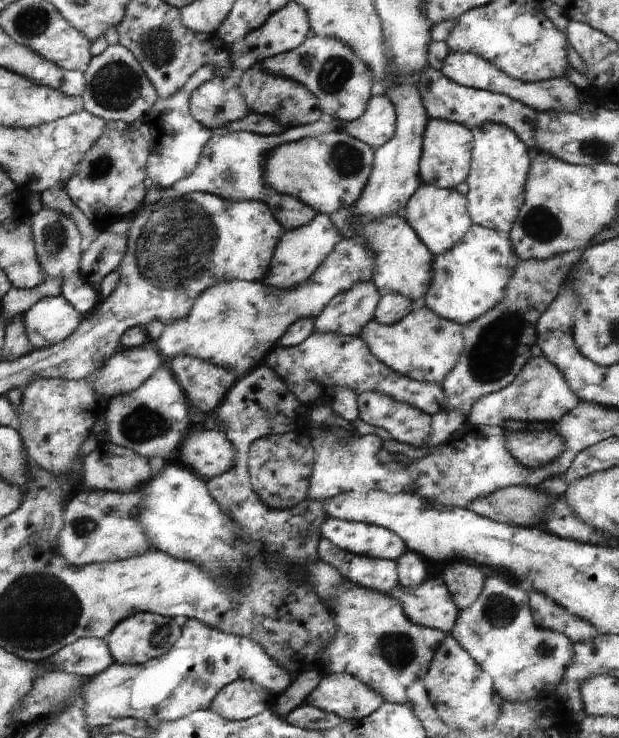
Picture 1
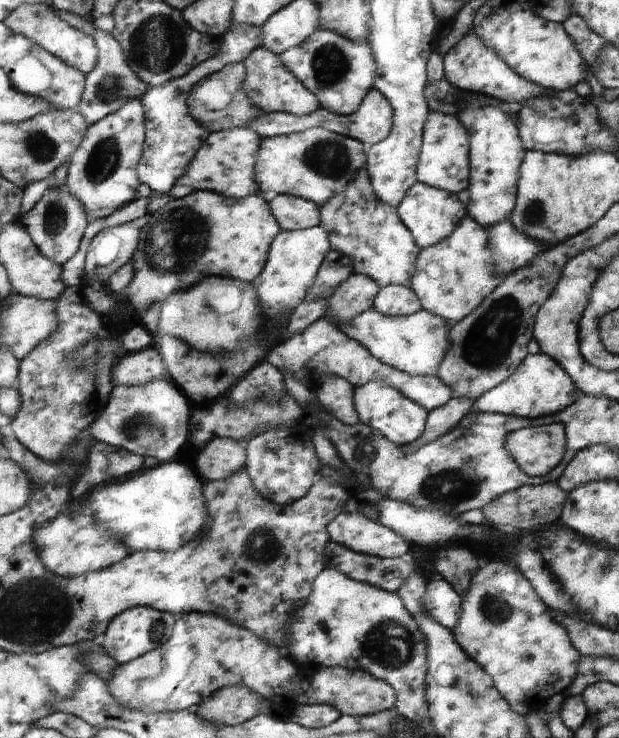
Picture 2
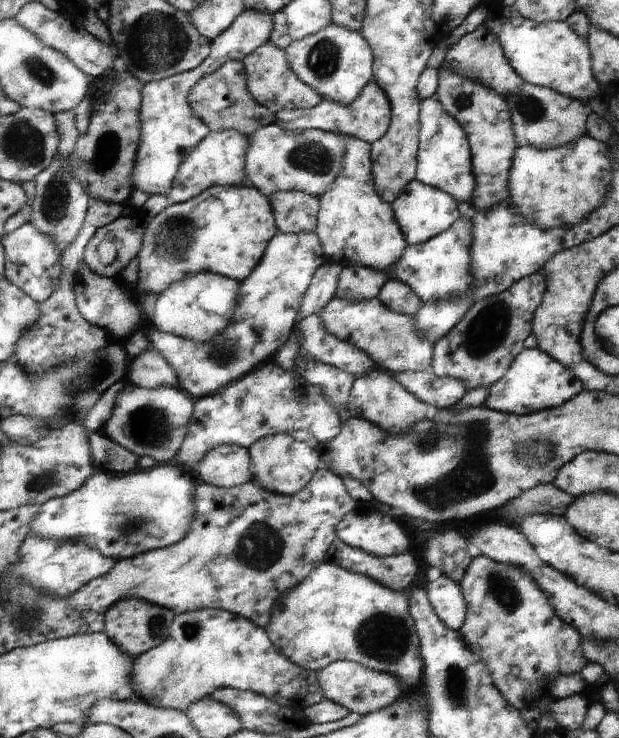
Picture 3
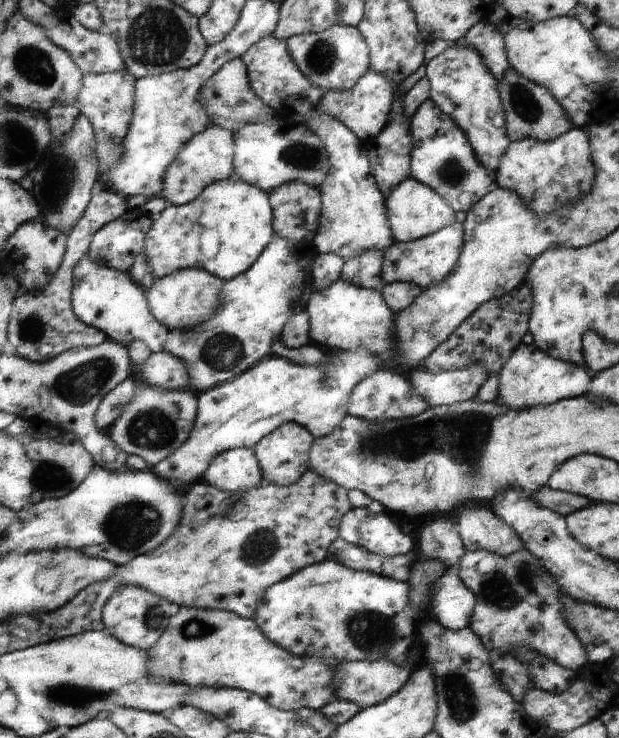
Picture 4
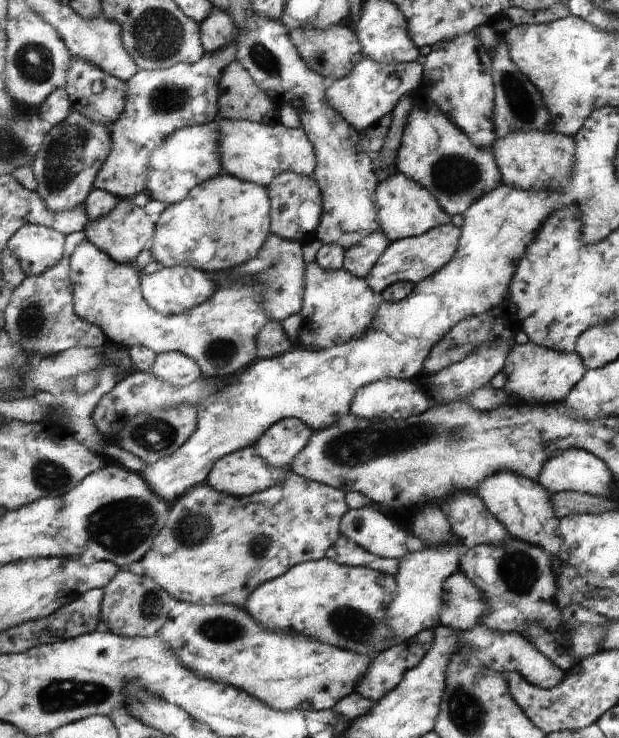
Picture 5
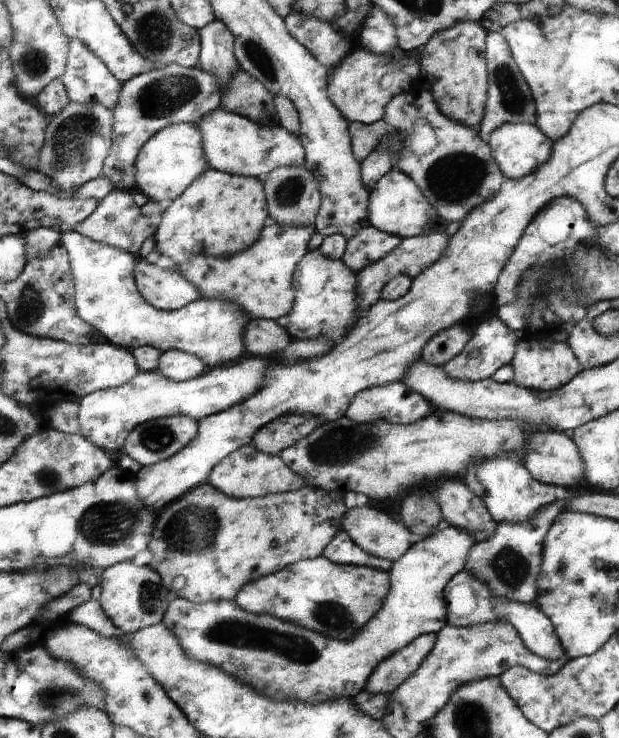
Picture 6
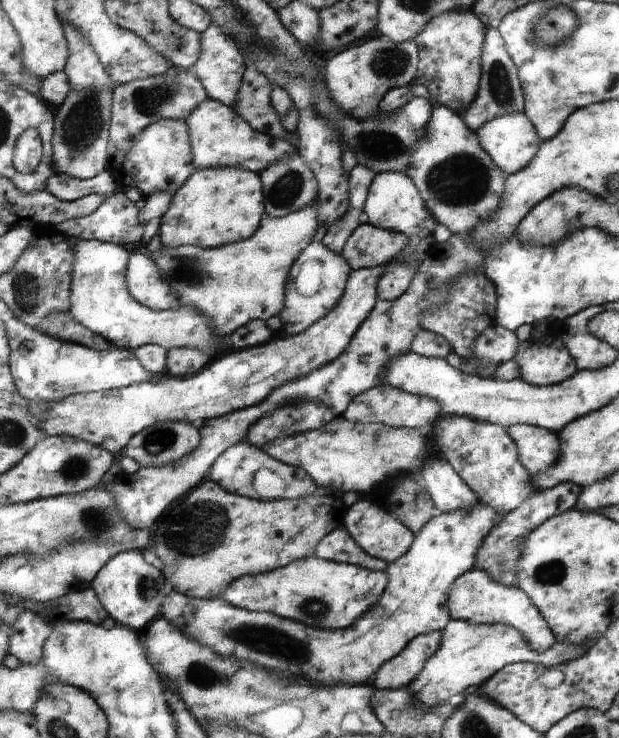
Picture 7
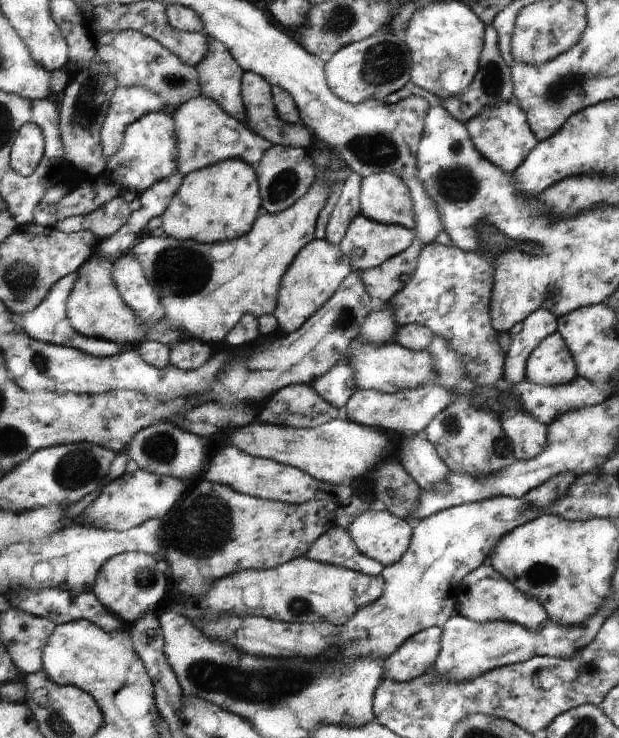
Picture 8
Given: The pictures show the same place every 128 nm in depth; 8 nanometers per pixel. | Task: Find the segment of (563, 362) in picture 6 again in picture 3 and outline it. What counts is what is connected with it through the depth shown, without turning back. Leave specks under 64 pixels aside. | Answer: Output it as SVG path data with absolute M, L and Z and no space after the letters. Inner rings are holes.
M536 347L522 351L509 371L489 389L490 394L484 407L505 413L529 415L532 412L561 407L570 399L576 398L584 390L584 385L573 369L566 368L561 361L554 360L549 353Z

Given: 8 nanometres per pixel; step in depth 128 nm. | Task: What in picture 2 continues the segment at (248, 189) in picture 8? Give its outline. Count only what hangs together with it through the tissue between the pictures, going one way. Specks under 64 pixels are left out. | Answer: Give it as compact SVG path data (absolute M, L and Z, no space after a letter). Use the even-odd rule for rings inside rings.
M198 191L186 198L172 198L164 208L152 213L148 224L141 226L140 246L133 259L136 276L122 298L134 312L135 321L140 320L141 314L152 308L154 302L163 303L178 292L188 292L210 276L254 282L265 270L268 249L280 232L272 213L272 206L268 206L259 195L237 199L214 191Z

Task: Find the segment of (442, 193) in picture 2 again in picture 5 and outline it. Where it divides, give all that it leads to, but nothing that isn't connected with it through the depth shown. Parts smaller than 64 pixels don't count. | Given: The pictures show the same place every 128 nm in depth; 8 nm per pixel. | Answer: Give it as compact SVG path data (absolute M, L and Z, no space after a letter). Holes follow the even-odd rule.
M396 170L384 182L379 182L377 186L377 206L379 209L379 222L381 231L389 237L390 242L396 242L408 237L425 235L433 228L441 227L451 222L451 216L445 212L441 203L423 185L410 177L404 176Z

